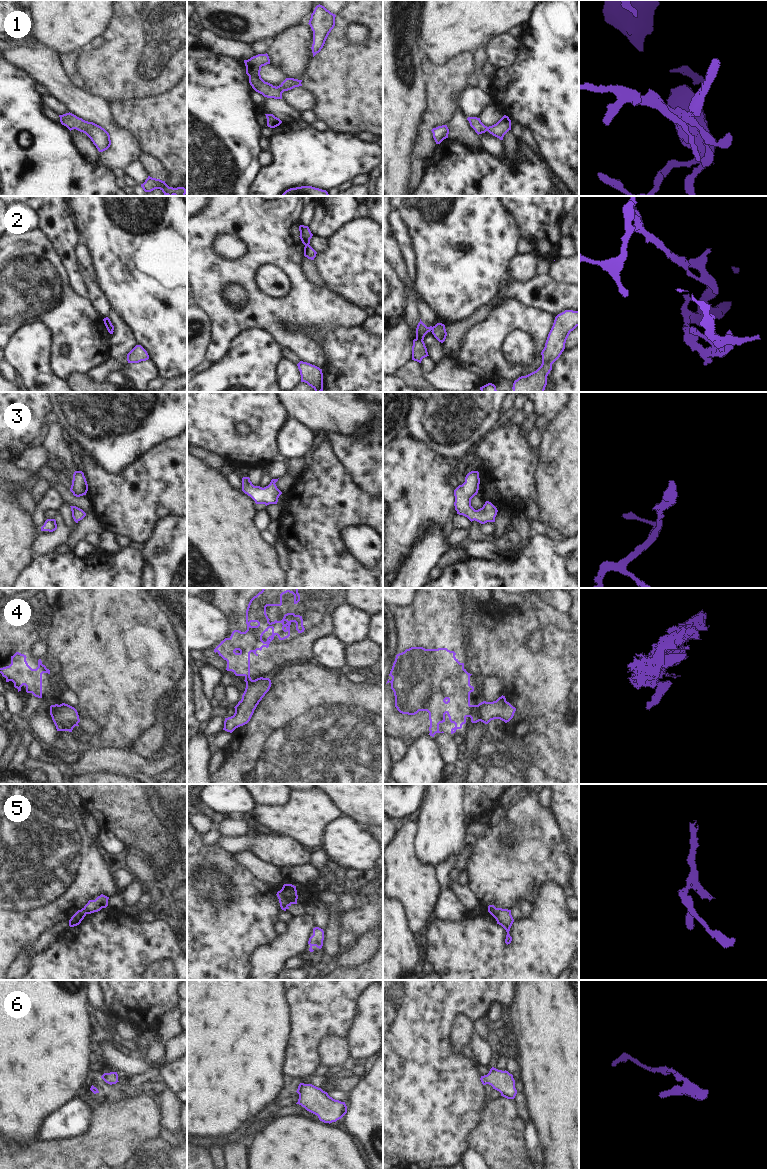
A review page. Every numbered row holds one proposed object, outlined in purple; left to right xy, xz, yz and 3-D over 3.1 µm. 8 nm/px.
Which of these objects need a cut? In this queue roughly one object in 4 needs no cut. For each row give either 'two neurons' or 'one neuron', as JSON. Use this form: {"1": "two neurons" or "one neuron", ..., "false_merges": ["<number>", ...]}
{"1": "one neuron", "2": "two neurons", "3": "one neuron", "4": "two neurons", "5": "two neurons", "6": "one neuron", "false_merges": ["2", "4", "5"]}

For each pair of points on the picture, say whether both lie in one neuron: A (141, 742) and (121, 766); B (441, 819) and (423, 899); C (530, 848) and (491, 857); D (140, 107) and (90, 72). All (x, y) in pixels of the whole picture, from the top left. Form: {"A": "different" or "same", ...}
{"A": "different", "B": "different", "C": "same", "D": "different"}

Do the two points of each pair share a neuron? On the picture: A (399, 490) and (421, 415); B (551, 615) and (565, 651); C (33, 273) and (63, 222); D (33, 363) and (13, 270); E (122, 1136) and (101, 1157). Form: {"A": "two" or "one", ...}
{"A": "two", "B": "two", "C": "two", "D": "two", "E": "one"}

